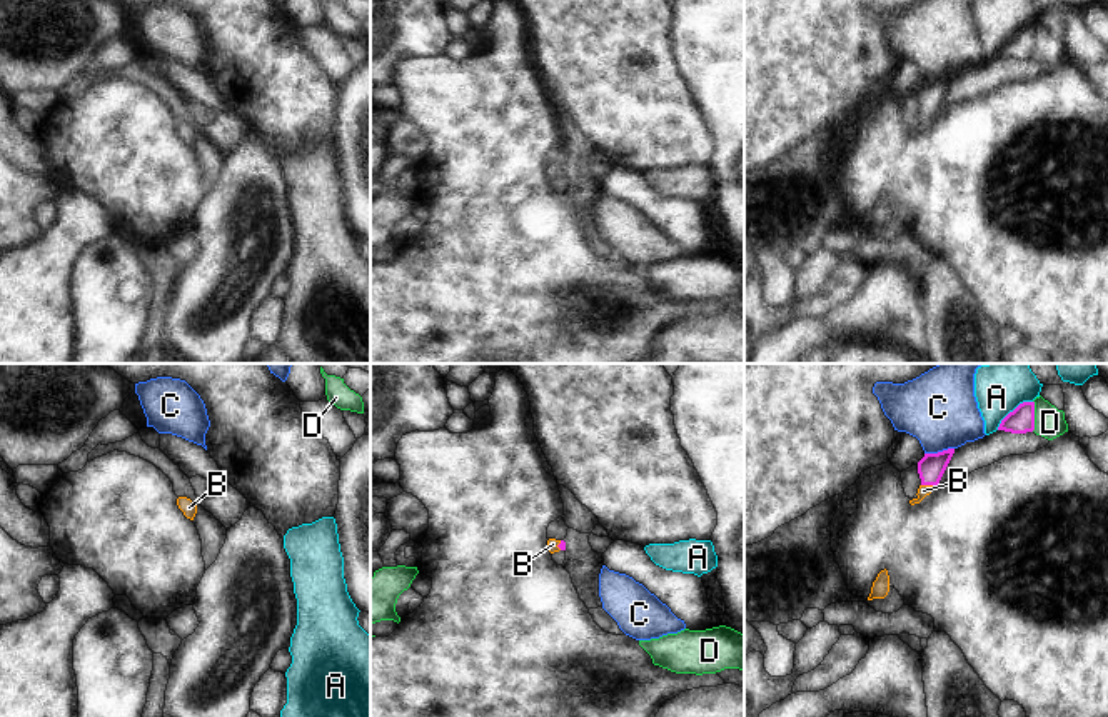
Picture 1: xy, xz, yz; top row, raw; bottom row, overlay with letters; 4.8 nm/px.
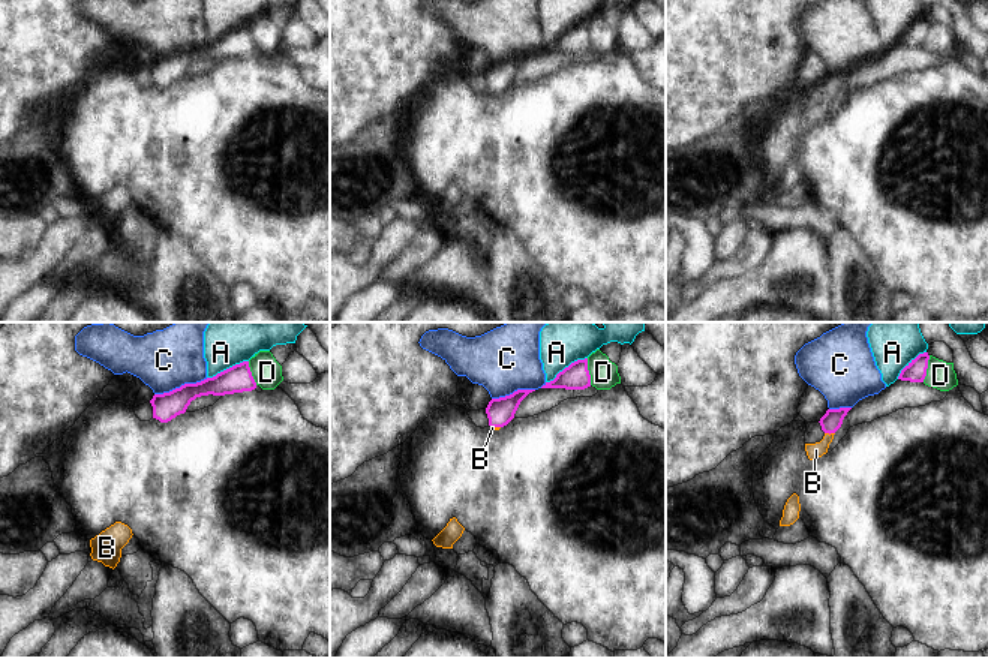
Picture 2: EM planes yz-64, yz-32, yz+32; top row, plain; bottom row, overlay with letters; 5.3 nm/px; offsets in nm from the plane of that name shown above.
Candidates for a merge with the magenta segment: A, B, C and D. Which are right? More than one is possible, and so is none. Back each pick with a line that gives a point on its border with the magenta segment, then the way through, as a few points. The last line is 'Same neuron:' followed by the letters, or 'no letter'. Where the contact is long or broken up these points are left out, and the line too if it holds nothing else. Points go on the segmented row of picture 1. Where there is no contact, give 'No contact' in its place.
B: Touches magenta at yz (928, 484). Path across: yz (931, 467), (928, 484), (923, 491)
Same neuron: B.

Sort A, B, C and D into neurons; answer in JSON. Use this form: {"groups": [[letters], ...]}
{"groups": [["A"], ["B"], ["C"], ["D"]]}

